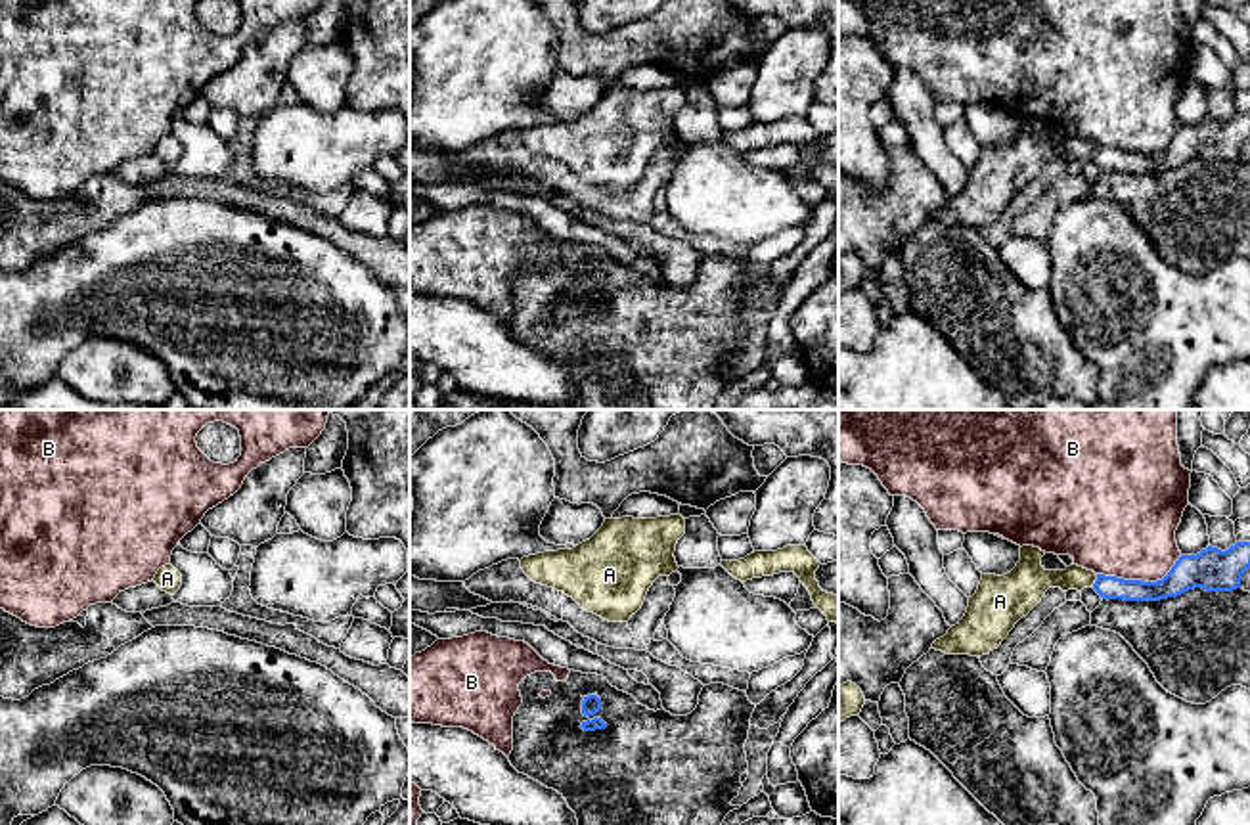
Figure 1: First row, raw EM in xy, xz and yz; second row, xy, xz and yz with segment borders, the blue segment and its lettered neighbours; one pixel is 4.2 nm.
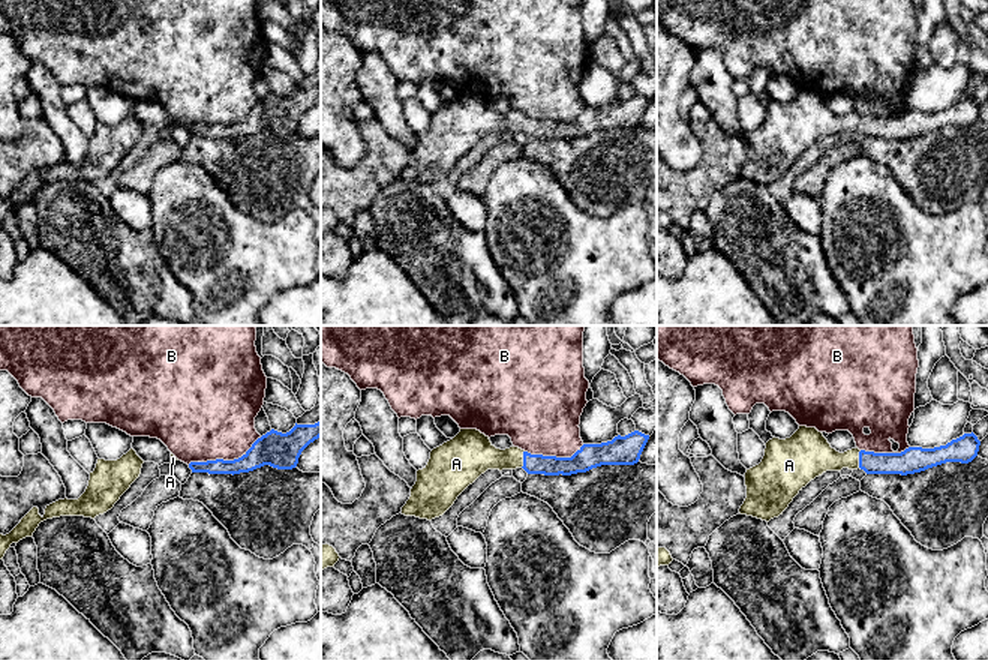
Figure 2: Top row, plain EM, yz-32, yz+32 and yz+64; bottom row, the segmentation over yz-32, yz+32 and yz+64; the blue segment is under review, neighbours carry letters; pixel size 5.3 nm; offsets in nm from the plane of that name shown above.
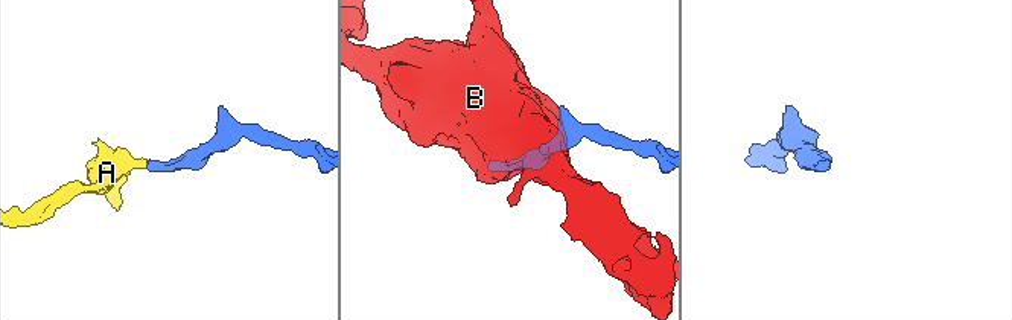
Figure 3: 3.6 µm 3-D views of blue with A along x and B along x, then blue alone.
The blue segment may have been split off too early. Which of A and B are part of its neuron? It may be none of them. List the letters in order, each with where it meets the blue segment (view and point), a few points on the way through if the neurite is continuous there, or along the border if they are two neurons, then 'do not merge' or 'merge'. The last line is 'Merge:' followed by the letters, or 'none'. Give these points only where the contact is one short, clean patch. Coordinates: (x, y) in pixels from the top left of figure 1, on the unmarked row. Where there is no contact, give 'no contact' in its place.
A: yz (1095, 152) | merge
B: yz (1139, 152) | do not merge
Merge: A

